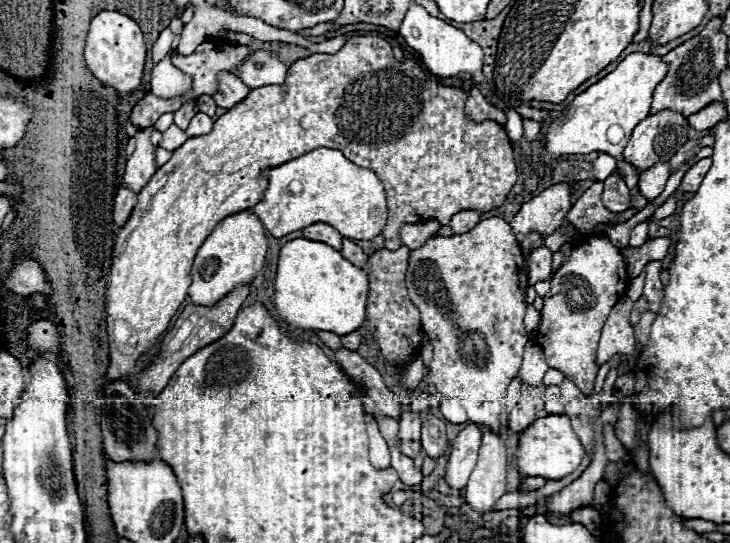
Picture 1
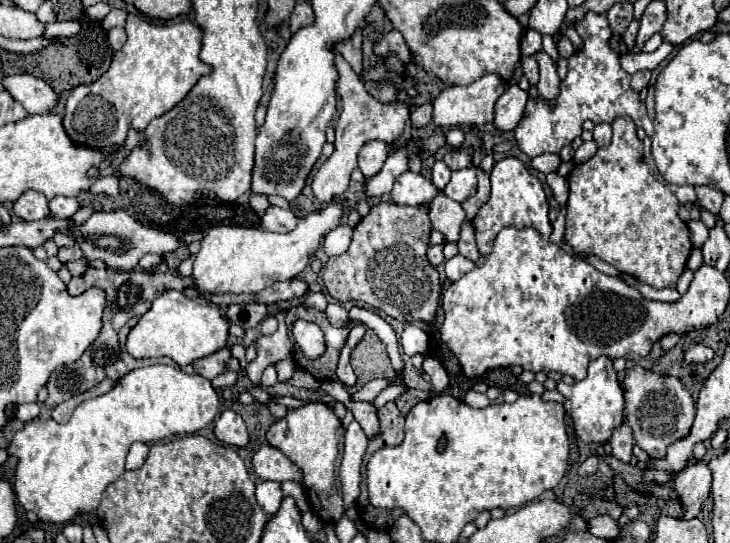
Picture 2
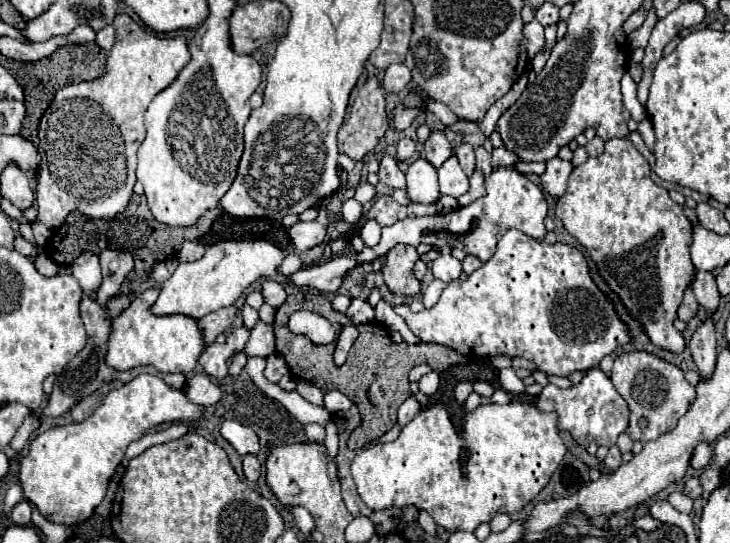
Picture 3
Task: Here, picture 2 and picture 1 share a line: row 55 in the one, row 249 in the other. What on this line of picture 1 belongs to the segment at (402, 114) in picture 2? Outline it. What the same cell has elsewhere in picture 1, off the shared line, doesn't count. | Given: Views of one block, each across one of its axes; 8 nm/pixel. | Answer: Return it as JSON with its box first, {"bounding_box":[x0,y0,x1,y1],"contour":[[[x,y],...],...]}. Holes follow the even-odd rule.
{"bounding_box":[302,222,342,250],"contour":[[[318,222],[318,224],[310,224],[310,226],[302,228],[302,236],[304,236],[304,238],[308,238],[308,240],[324,242],[324,244],[332,246],[334,250],[340,250],[340,244],[342,244],[342,236],[340,236],[334,228],[326,226],[326,224],[320,224],[320,222]]]}

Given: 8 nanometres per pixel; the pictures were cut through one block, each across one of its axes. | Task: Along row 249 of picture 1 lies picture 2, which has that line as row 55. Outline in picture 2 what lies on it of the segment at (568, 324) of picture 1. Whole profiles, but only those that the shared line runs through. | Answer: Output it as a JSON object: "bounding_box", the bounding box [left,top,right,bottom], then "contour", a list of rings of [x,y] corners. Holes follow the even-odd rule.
{"bounding_box":[516,12,654,158],"contour":[[[588,12],[584,20],[574,24],[578,34],[582,36],[582,50],[568,60],[568,74],[560,84],[560,96],[554,108],[548,108],[544,100],[528,100],[526,116],[516,126],[516,140],[520,150],[530,158],[536,158],[546,152],[560,154],[560,144],[570,144],[576,138],[576,132],[582,130],[584,120],[592,120],[594,124],[612,122],[618,116],[630,116],[638,128],[644,128],[648,136],[654,134],[652,120],[646,114],[646,106],[640,100],[638,92],[630,88],[630,74],[620,68],[620,56],[608,46],[608,38],[612,36],[608,28],[606,14]]]}

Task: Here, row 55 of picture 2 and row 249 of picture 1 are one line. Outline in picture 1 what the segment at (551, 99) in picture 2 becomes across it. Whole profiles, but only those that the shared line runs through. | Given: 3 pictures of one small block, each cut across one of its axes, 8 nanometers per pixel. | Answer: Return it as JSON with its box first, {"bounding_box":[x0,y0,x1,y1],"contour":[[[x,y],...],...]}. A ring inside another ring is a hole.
{"bounding_box":[528,246,552,286],"contour":[[[546,246],[536,248],[528,256],[528,284],[534,286],[536,282],[550,280],[550,272],[552,272],[550,264],[552,264],[552,252]]]}

